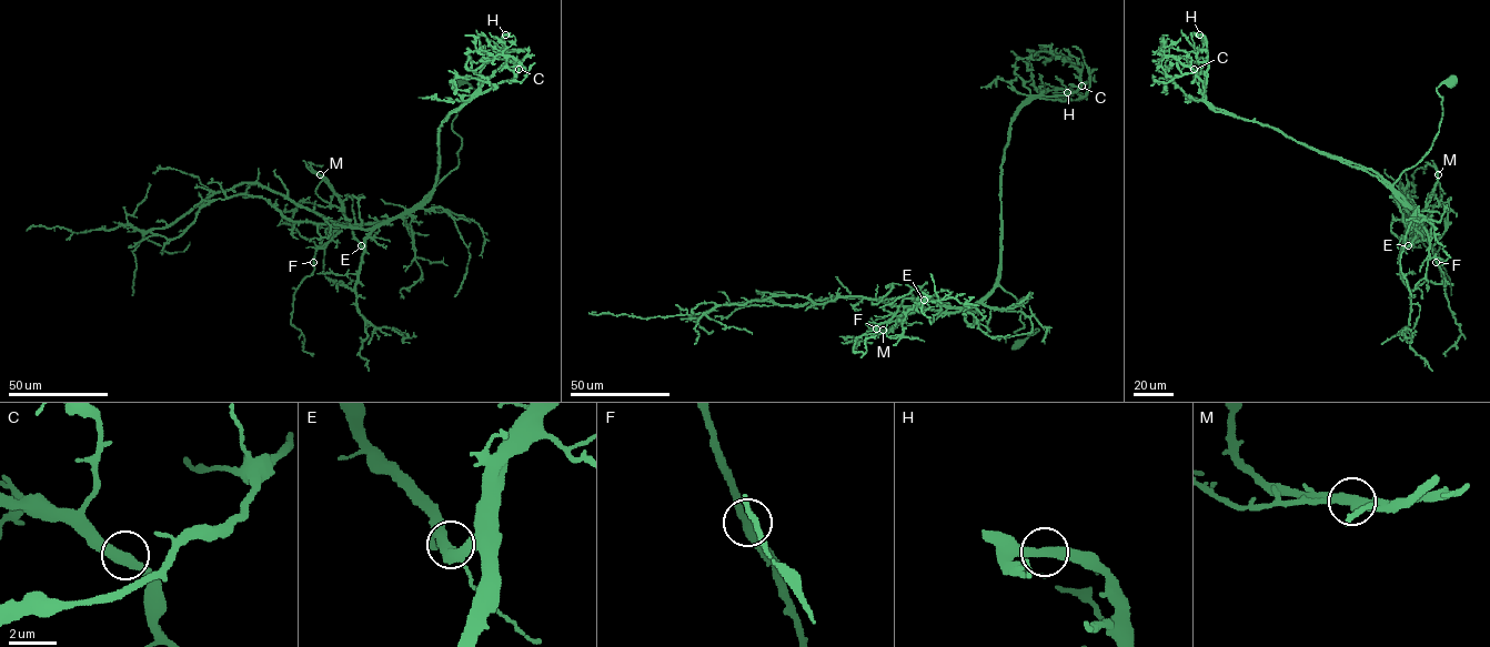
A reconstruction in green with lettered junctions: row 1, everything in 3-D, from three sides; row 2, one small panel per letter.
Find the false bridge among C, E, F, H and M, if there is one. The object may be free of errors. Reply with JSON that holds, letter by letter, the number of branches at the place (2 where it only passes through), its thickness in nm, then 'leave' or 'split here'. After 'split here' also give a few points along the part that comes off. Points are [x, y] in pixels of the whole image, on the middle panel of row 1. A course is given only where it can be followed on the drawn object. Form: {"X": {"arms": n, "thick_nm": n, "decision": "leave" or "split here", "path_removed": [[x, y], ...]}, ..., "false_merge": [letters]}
{"C": {"arms": 2, "thick_nm": 420, "decision": "leave"}, "E": {"arms": 2, "thick_nm": 440, "decision": "leave"}, "F": {"arms": 2, "thick_nm": 440, "decision": "leave"}, "H": {"arms": 2, "thick_nm": 380, "decision": "leave"}, "M": {"arms": 2, "thick_nm": 400, "decision": "split here", "path_removed": [[883, 330], [926, 295], [970, 306], [995, 286], [1009, 128], [1032, 99], [1086, 93], [1088, 70], [1073, 47]]}, "false_merge": ["M"]}

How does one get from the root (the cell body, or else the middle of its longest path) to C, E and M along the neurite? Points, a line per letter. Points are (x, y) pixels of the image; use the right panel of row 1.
C: (1450, 82), (1436, 89), (1442, 114), (1431, 149), (1392, 184), (1214, 108), (1194, 69)
E: (1450, 82), (1436, 89), (1442, 114), (1431, 149), (1393, 184), (1413, 210), (1403, 241), (1408, 245)
M: (1450, 82), (1436, 89), (1442, 98), (1442, 114), (1431, 149), (1393, 184), (1419, 219), (1413, 225), (1438, 174)

